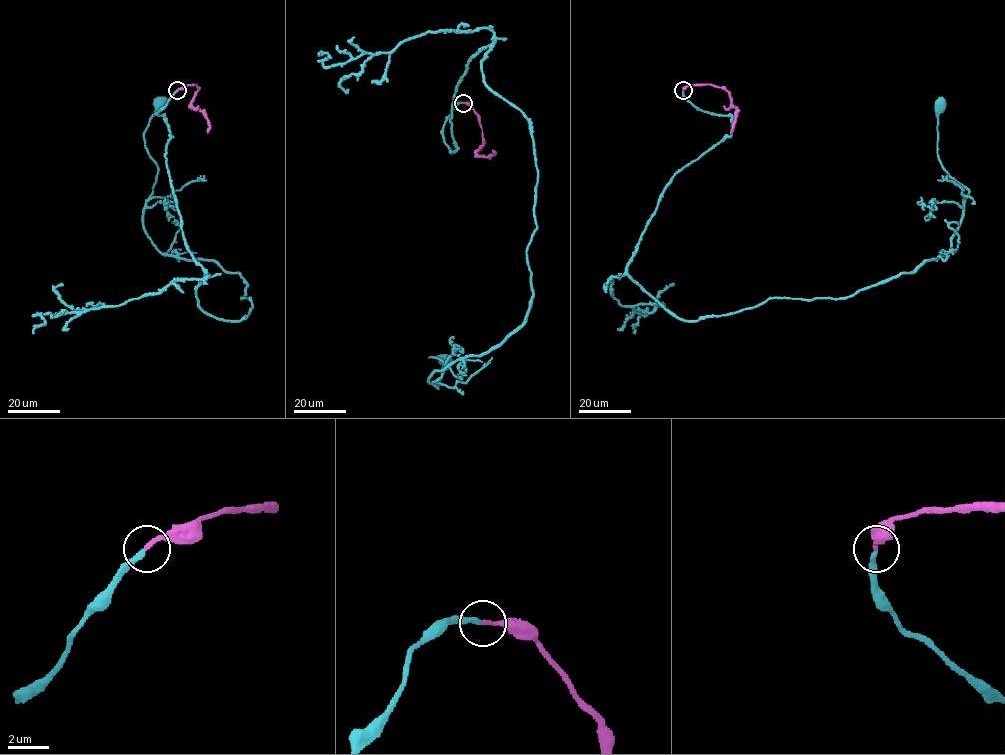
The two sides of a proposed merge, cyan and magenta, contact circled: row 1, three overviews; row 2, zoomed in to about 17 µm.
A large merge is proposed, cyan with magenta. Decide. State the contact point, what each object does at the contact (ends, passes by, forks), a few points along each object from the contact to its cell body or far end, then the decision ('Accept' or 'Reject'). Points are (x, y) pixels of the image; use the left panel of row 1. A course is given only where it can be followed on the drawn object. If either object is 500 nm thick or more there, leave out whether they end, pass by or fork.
Place: (177, 90). At the ring cyan ends. At the ring magenta ends. Course of cyan: (177, 90), (157, 114), (198, 306), (240, 321), (239, 273), (163, 255), (143, 227), (159, 106). Course of magenta: (177, 90), (196, 84), (198, 90), (190, 106), (198, 108), (206, 118), (207, 133). Accept

